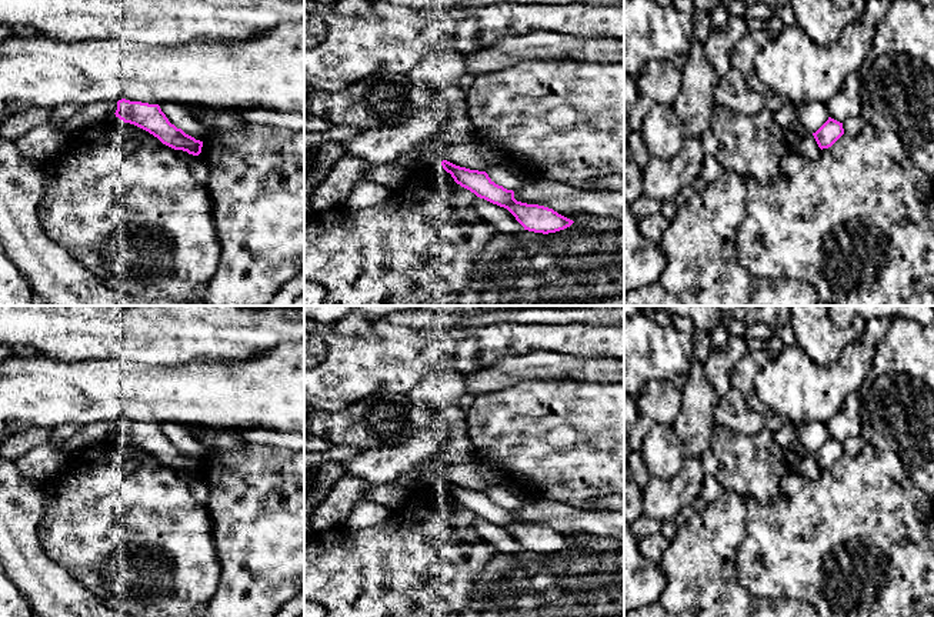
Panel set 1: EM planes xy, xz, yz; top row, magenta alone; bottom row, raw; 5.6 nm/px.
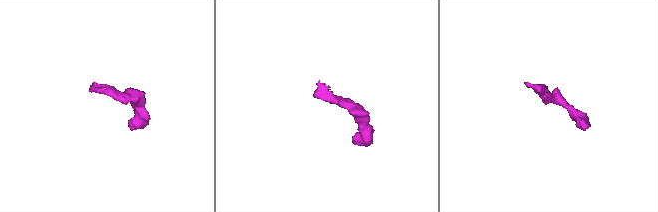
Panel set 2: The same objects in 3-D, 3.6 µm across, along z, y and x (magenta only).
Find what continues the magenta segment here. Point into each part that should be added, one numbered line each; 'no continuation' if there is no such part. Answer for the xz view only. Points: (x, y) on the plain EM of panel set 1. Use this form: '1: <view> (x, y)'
no continuation

